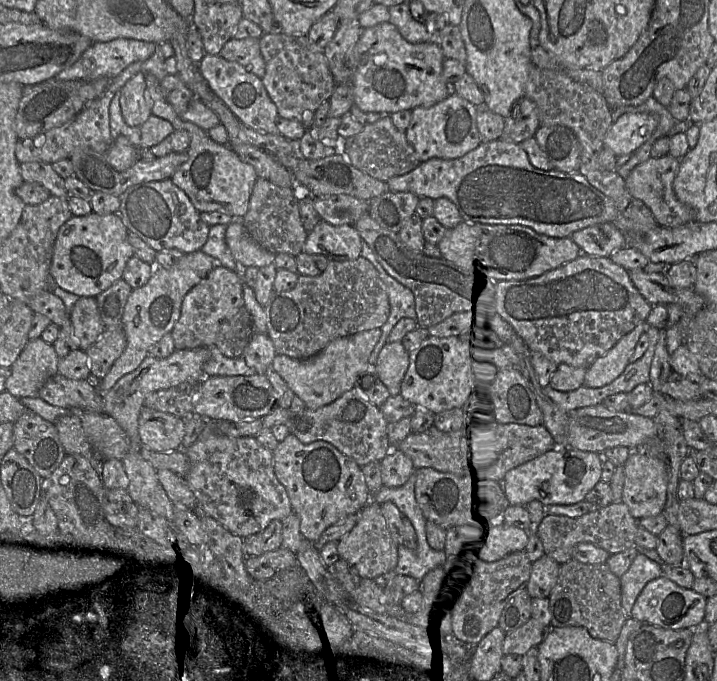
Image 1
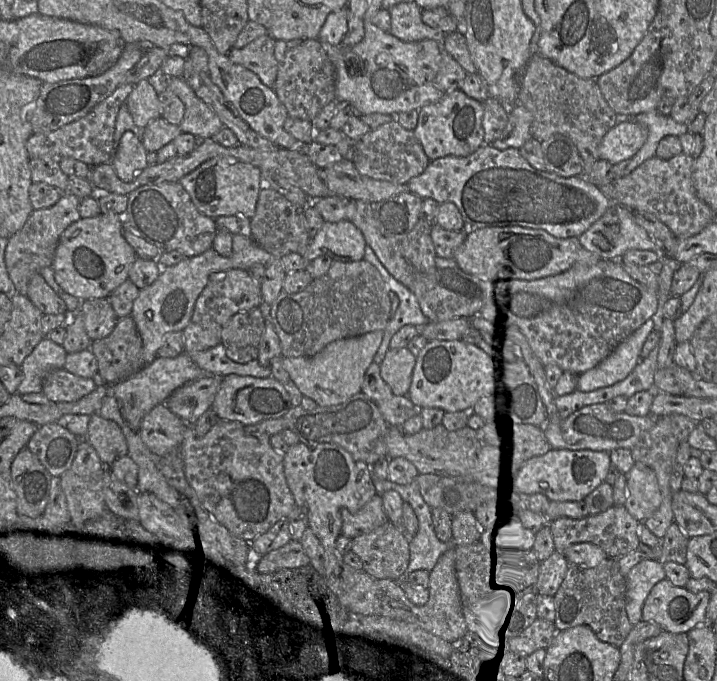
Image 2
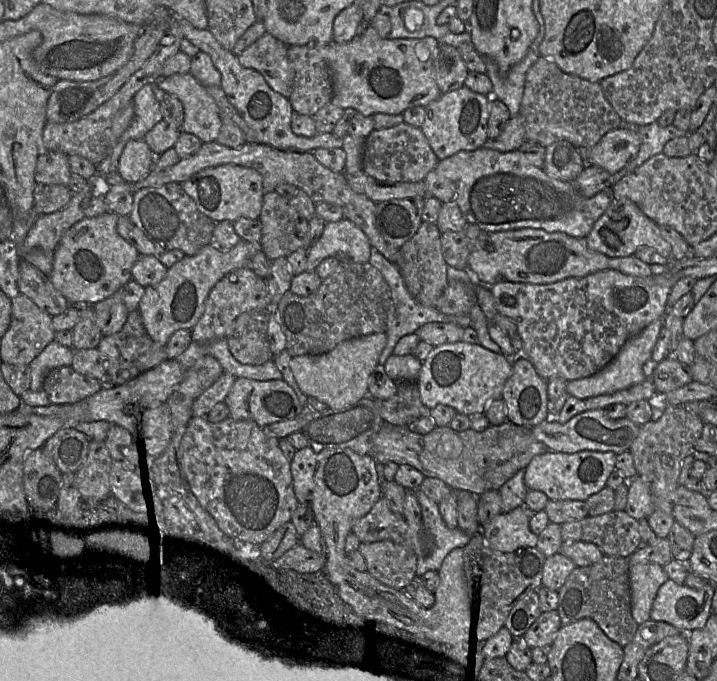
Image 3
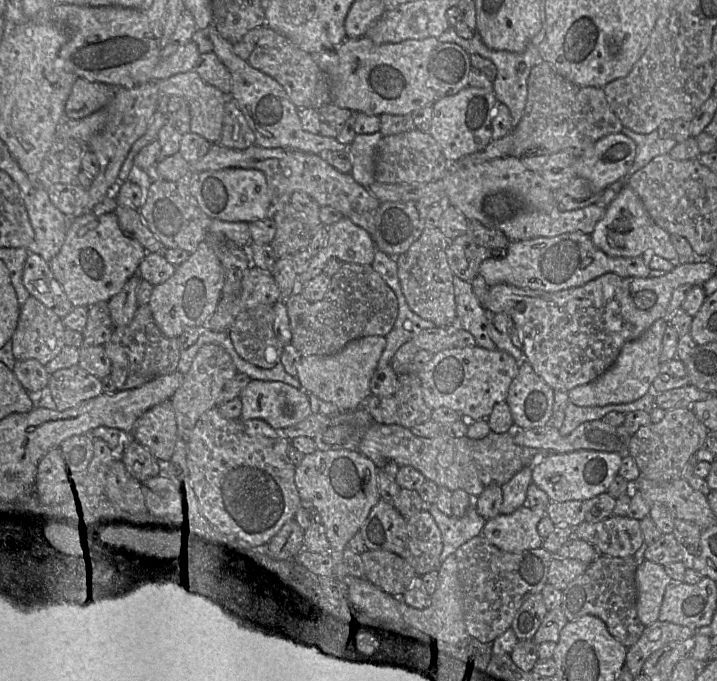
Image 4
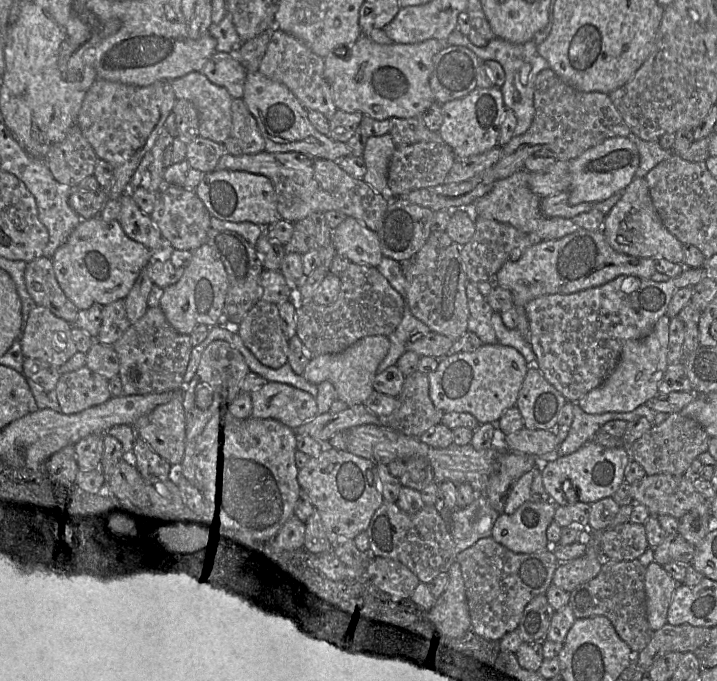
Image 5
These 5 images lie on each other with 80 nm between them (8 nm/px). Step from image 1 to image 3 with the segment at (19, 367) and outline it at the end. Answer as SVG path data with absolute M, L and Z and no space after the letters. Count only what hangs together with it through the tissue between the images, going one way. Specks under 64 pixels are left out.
M55 340L50 342L28 365L31 372L29 390L41 390L44 379L50 370L61 366L70 366L74 351L74 349L63 346Z

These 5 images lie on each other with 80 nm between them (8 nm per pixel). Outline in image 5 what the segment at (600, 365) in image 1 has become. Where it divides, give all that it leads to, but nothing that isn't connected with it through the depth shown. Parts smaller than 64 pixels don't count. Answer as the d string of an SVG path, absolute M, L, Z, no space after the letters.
M663 315L658 319L652 331L644 338L624 342L619 360L613 371L599 386L576 402L584 412L588 414L630 412L659 393L658 385L668 366L670 319L668 315Z

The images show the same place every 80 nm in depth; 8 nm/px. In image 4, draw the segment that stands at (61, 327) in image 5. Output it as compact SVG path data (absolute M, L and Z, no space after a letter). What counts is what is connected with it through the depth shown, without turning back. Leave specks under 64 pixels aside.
M30 296L20 307L17 327L10 340L14 358L16 361L35 359L43 365L47 364L65 346L65 329L62 318Z

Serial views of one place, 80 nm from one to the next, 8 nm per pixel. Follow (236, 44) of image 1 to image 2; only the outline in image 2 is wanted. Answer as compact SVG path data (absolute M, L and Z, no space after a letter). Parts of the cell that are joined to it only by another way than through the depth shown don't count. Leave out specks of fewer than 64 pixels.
M267 33L243 48L231 49L229 57L233 63L251 70L266 86L274 89L278 74L278 62L274 55L275 41Z

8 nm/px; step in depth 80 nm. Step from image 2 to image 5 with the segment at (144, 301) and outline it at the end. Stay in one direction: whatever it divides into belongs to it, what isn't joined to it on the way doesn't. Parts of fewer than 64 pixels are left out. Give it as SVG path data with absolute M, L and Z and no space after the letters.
M204 243L192 251L191 260L184 267L180 279L163 288L159 307L176 331L189 335L198 324L212 327L224 320L227 291L228 276L225 267L208 243Z

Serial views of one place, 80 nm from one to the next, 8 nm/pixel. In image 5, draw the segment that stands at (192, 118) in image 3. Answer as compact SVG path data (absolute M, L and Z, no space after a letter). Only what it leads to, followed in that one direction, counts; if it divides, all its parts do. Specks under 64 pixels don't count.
M191 72L171 81L177 99L190 101L199 113L199 136L225 142L231 132L233 98L221 86L212 83L202 72Z

